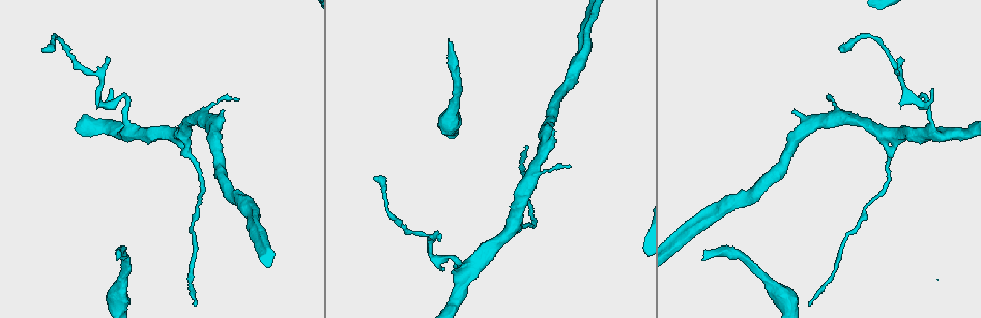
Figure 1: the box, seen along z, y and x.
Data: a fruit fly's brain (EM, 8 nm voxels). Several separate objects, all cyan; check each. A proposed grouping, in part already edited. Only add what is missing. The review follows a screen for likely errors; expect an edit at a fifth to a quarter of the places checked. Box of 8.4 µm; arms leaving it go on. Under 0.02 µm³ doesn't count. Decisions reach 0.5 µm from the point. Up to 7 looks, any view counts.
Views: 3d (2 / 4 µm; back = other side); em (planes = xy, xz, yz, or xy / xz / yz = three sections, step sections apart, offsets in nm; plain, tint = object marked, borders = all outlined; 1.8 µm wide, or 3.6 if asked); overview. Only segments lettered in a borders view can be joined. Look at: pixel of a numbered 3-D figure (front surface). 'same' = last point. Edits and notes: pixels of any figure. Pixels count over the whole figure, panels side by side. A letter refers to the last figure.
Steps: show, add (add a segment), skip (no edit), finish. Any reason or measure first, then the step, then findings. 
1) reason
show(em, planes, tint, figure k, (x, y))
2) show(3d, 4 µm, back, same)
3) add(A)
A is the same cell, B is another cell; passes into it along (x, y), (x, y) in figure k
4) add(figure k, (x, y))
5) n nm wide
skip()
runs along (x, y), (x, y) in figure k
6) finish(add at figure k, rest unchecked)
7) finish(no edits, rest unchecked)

tapers out
show(em, planes, plain, figure 1, (374, 177))

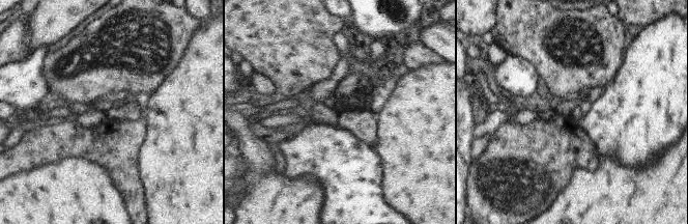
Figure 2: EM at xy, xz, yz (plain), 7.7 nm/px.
what lies round it
show(em, planes, borders, same)

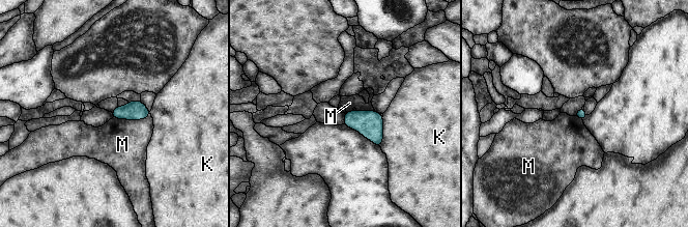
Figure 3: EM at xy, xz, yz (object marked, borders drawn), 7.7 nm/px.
skip()
K and M are other cells; border along (150, 114), (142, 119), (112, 118) in figure 3; no lettered segment goes on from it

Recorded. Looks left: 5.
an open end
show(3d, 4 µm, back, figure 1, (554, 131))

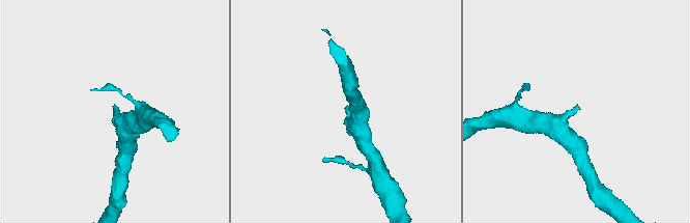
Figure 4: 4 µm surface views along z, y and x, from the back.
need the tissue
show(em, yz, step 4, borders, figure 4, (576, 106))

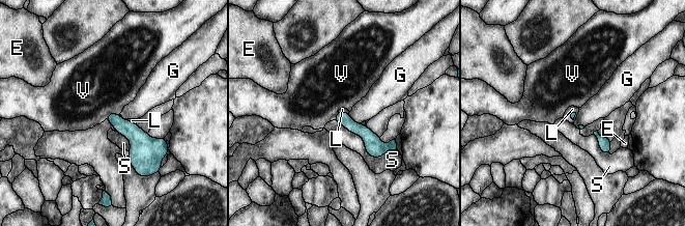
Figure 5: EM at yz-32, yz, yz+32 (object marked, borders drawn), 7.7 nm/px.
show(em, planes, borders, same)

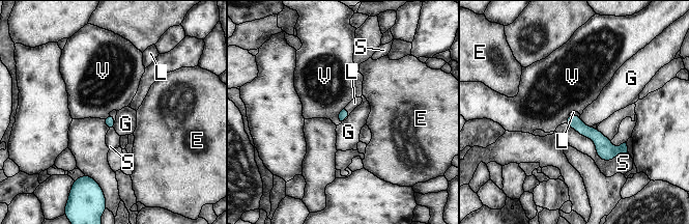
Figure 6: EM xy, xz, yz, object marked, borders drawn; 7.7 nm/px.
add(L)
L is the same cell, E, G, S and V are other cells; passes into it along (343, 114), (347, 115), (354, 103) in figure 6; the neuron continues

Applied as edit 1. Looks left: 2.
finish(add at figure 6, rest unchecked)

